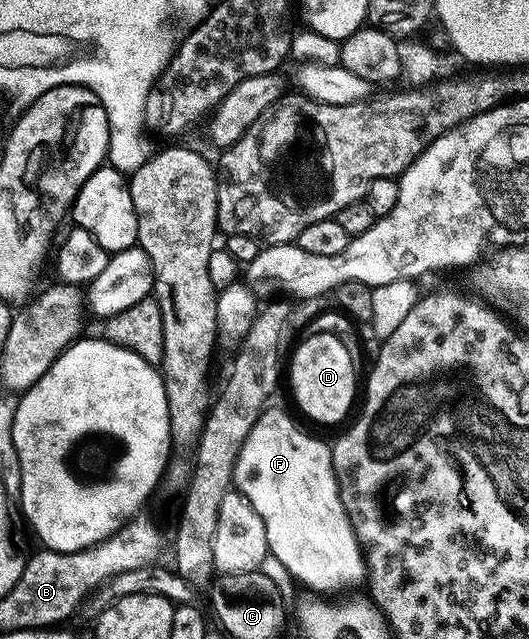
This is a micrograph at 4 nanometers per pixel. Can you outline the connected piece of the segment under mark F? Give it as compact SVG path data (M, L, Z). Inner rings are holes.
M271 408L261 412L238 454L232 474L235 491L241 492L254 506L258 518L262 518L271 559L276 559L290 575L318 590L338 588L349 581L361 583L366 576L366 557L340 501L331 447L303 432L286 413Z

